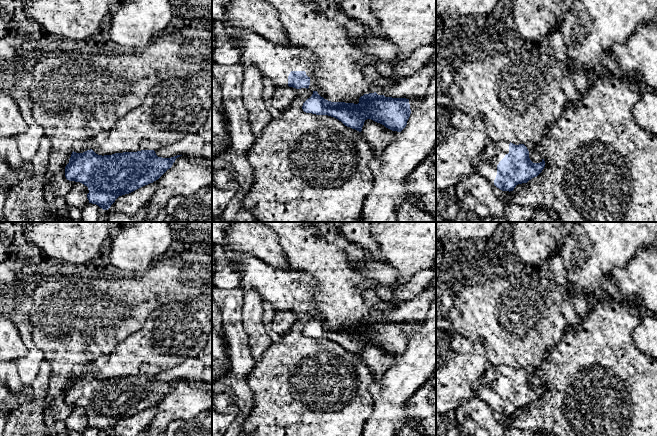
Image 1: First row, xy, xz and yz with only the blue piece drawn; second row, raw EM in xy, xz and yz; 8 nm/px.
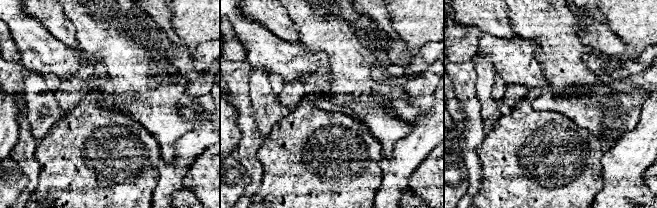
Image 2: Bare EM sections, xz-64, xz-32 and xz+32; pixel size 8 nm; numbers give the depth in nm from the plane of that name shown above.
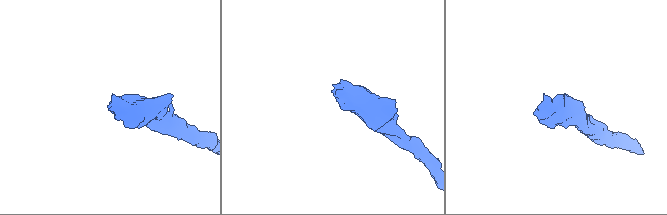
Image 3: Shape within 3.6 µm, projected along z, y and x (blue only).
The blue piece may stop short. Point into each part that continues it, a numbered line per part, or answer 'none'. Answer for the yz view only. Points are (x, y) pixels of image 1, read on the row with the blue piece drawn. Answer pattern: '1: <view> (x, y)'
1: yz (486, 165)

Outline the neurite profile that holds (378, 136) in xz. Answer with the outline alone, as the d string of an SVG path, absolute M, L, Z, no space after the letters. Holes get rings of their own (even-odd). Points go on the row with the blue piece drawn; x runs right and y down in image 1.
M367 119L364 122L361 133L370 143L375 156L378 156L395 139L399 132L392 131L380 123Z

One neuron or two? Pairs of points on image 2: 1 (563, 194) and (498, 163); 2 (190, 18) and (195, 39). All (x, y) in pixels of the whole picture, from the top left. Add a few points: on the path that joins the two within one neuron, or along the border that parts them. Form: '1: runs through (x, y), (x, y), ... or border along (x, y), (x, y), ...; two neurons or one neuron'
1: runs through (547, 190), (514, 176); one neuron
2: runs through (194, 23), (194, 34); one neuron

